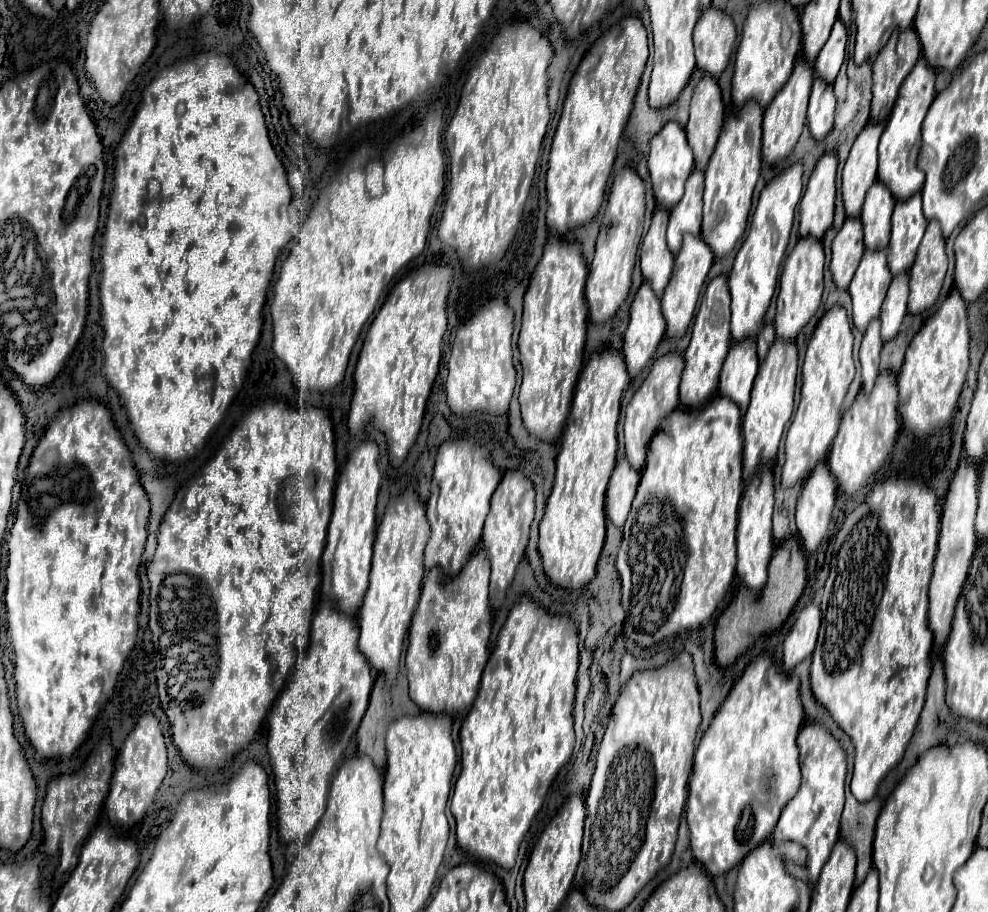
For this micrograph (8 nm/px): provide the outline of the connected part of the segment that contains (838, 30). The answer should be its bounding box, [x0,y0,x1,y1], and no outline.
[814,19,846,83]

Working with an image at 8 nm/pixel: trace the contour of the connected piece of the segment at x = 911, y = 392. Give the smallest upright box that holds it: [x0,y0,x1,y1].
[898,289,968,435]

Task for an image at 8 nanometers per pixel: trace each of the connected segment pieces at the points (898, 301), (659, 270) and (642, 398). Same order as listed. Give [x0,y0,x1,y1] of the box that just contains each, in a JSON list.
[[880,273,908,341],[640,209,674,297],[624,353,684,471]]

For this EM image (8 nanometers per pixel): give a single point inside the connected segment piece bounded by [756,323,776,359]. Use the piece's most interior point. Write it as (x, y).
(764, 339)

